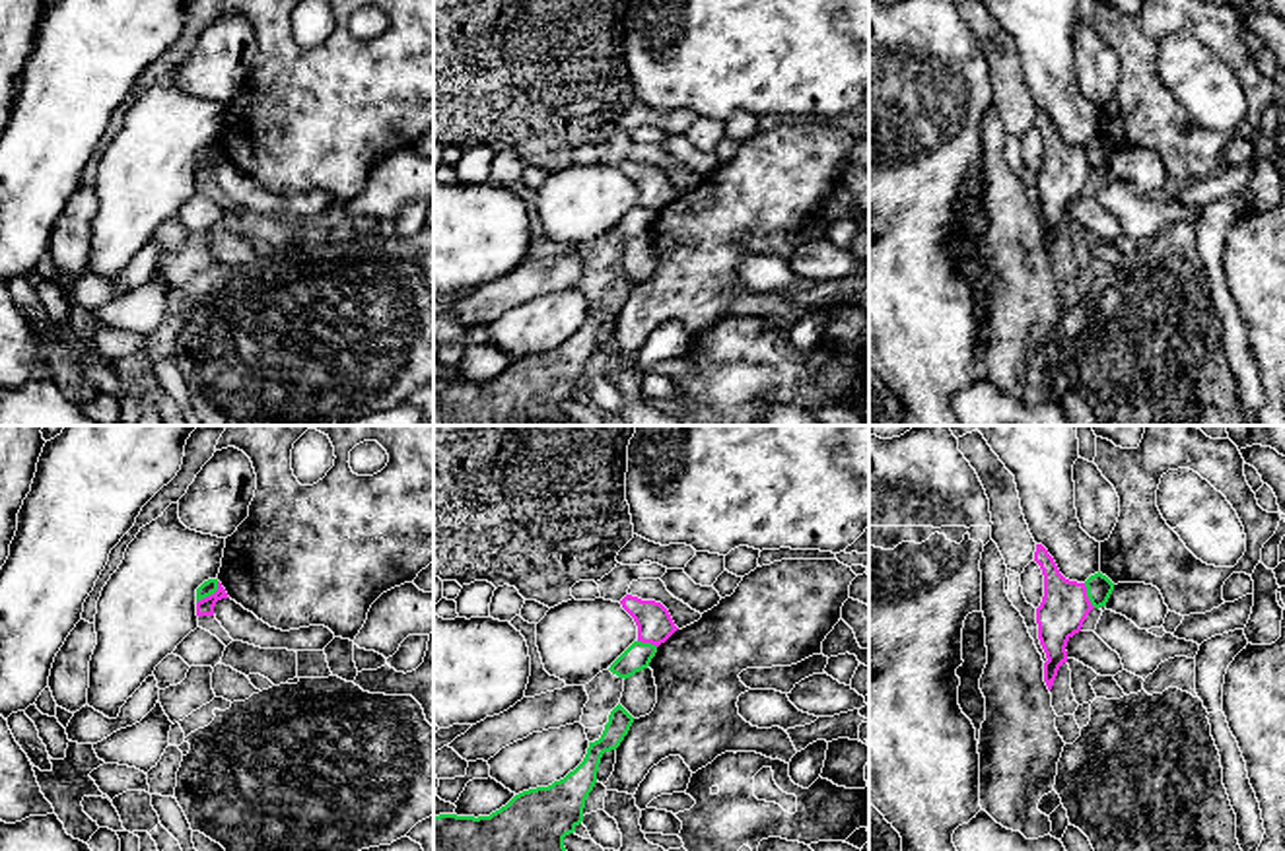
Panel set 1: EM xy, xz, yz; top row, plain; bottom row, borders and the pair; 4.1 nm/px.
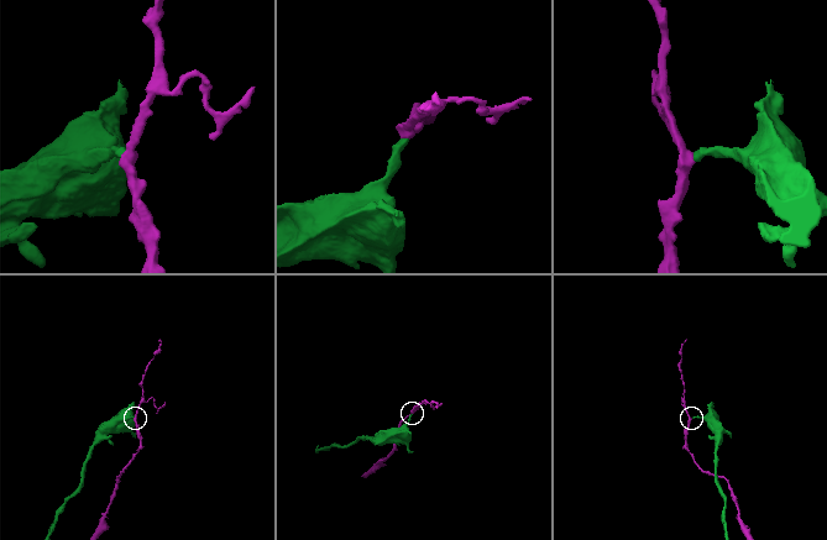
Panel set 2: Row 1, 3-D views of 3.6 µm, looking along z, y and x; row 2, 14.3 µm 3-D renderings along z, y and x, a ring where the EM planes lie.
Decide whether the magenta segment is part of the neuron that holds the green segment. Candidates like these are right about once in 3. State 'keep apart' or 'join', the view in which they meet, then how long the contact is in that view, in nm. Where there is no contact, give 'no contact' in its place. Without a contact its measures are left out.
keep apart; contact in xy; length 130 nm

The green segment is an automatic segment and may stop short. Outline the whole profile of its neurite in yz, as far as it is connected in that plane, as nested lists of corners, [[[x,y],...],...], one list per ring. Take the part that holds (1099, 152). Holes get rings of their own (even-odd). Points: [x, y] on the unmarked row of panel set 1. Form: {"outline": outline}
{"outline": [[[1100,136],[1091,140],[1085,146],[1085,152],[1087,152],[1087,161],[1094,173],[1106,171],[1112,155],[1114,155],[1114,148]]]}

